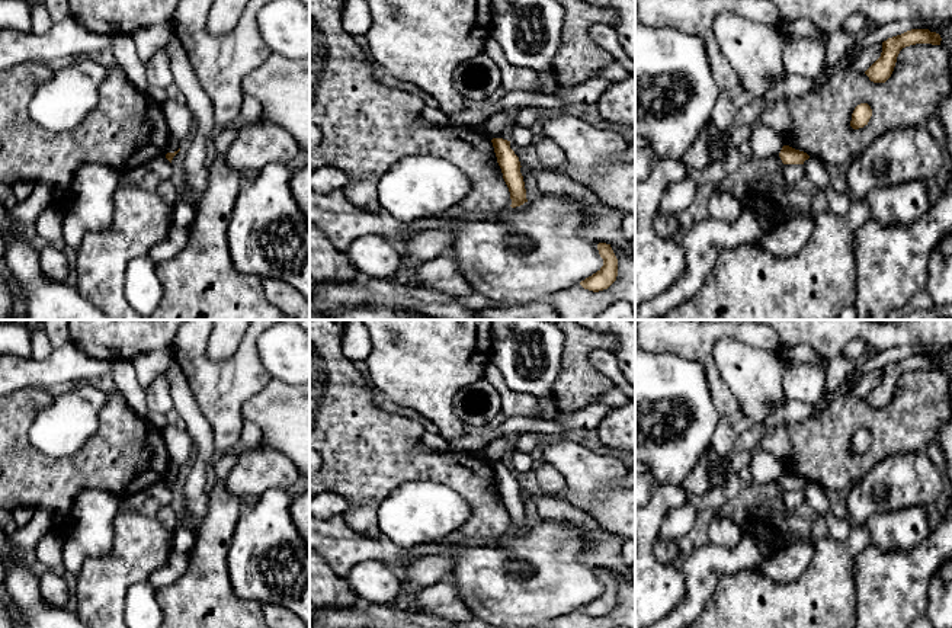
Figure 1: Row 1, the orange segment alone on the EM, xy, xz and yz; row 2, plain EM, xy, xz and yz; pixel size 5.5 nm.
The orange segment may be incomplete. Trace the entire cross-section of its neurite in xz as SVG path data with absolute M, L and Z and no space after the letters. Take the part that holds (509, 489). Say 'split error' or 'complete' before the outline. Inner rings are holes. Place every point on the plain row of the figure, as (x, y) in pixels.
complete; M493 464L491 465L494 478L497 483L497 488L501 494L503 504L509 513L512 534L520 532L526 525L526 515L523 502L520 499L520 487L515 477L510 474L510 467L503 464Z

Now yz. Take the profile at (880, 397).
complete; M911 355L882 368L881 382L865 397L874 408L885 408L895 392L900 377L916 369L940 371L940 361L929 355Z

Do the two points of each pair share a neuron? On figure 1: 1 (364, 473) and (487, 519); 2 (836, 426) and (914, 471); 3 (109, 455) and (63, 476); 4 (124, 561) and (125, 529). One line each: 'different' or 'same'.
1: same
2: different
3: same
4: same

